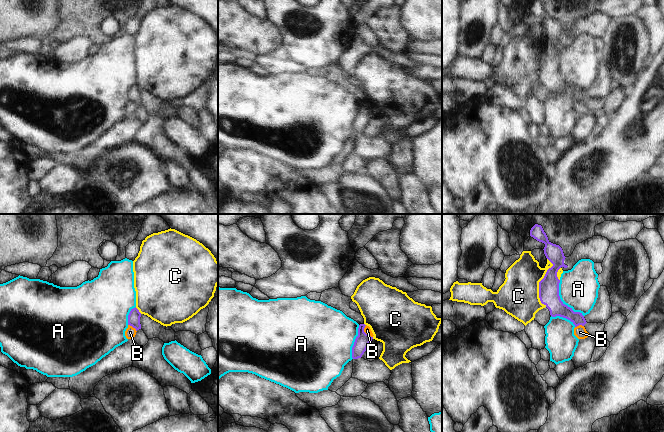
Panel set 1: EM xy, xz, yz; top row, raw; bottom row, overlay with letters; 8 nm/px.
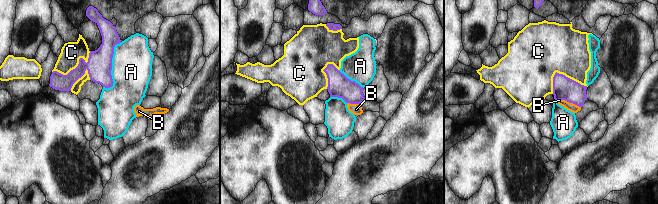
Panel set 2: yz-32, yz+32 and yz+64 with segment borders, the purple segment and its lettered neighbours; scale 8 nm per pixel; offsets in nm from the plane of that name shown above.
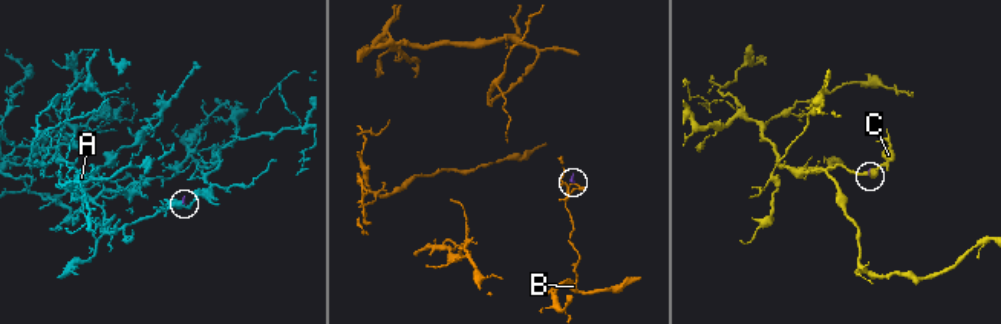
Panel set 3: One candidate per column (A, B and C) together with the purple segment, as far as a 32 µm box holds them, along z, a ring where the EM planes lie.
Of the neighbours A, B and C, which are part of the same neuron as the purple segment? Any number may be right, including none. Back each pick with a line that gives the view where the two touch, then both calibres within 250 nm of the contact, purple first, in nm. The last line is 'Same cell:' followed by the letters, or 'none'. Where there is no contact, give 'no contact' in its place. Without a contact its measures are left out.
Same cell: none

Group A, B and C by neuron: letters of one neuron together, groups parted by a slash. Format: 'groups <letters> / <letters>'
groups A / B / C

